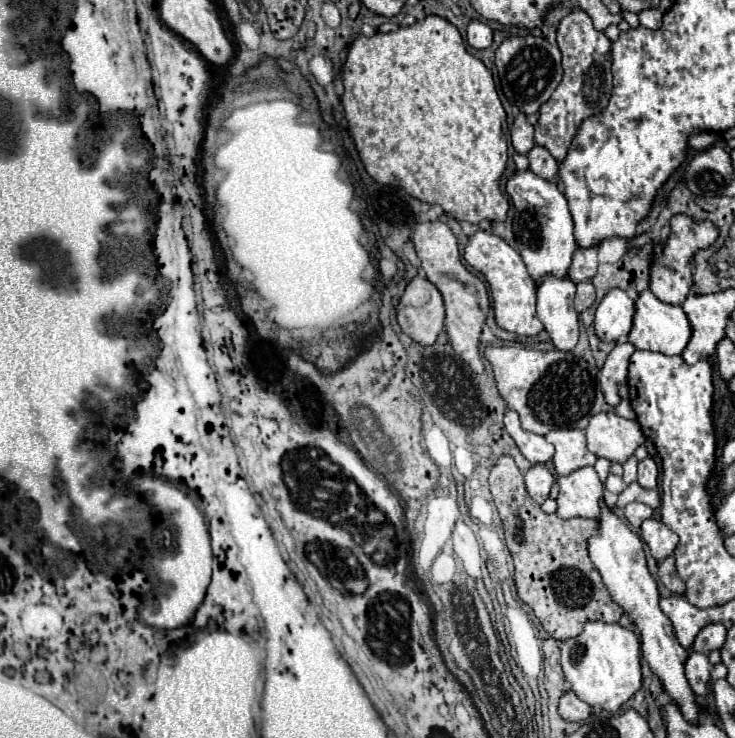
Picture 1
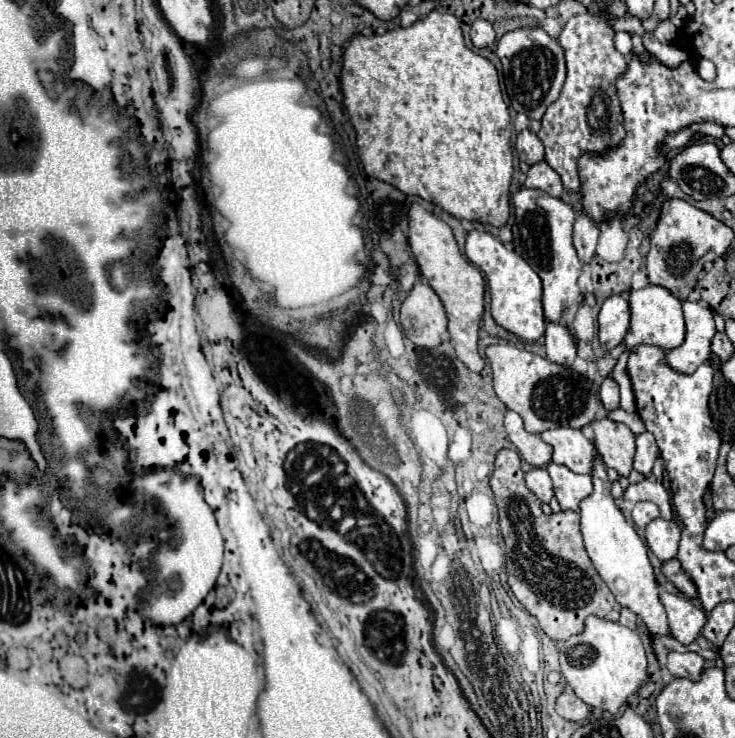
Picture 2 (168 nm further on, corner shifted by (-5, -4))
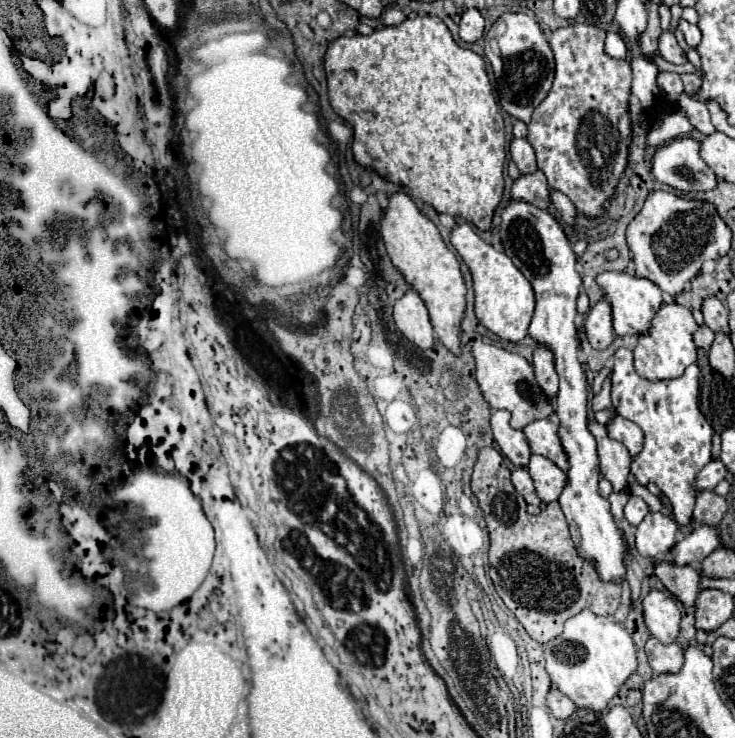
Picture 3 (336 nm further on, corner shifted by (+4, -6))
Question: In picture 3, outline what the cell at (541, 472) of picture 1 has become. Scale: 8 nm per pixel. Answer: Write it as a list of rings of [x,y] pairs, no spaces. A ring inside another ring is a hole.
[[[516,468],[514,472],[512,472],[512,484],[514,484],[514,488],[524,496],[524,500],[528,502],[528,504],[540,504],[540,498],[536,496],[536,490],[534,490],[534,482],[532,482],[532,478],[530,478],[530,474],[524,470],[524,468]]]

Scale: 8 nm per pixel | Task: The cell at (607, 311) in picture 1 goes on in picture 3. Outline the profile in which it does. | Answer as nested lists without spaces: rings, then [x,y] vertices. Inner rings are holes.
[[[606,298],[598,300],[590,308],[588,318],[584,320],[584,330],[586,330],[586,338],[592,344],[592,348],[604,350],[612,344],[616,334],[612,328],[612,308]]]

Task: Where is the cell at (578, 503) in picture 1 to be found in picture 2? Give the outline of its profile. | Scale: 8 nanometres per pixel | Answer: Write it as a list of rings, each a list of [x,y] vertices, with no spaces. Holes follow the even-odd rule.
[[[549,464],[547,466],[549,476],[553,480],[555,498],[559,500],[559,506],[563,512],[573,510],[579,512],[579,500],[585,500],[591,494],[591,476],[589,474],[575,474],[565,466]]]

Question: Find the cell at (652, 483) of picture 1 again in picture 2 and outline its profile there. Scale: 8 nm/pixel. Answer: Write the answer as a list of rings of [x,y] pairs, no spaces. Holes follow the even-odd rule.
[[[651,432],[639,434],[637,436],[637,454],[635,454],[633,468],[647,478],[647,476],[651,476],[651,470],[653,470],[653,464],[657,460],[657,456],[659,456],[659,450],[657,450],[653,434]]]

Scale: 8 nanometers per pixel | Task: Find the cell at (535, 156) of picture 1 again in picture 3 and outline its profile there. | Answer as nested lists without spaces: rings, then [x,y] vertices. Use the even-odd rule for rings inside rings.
[[[536,170],[532,174],[520,176],[512,186],[512,200],[530,202],[532,206],[546,210],[550,204],[550,190],[544,172]]]

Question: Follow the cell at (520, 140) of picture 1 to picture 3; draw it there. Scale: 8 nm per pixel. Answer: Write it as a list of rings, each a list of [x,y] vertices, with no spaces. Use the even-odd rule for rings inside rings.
[[[514,138],[510,142],[510,154],[512,154],[512,160],[516,162],[520,174],[536,172],[536,154],[526,138]]]

